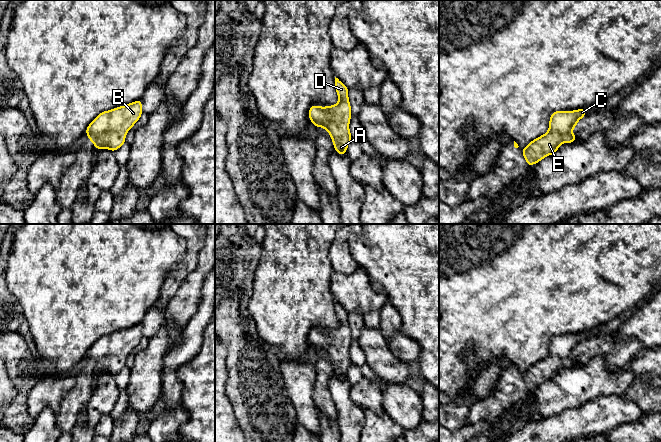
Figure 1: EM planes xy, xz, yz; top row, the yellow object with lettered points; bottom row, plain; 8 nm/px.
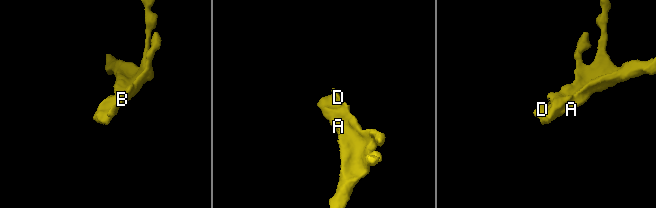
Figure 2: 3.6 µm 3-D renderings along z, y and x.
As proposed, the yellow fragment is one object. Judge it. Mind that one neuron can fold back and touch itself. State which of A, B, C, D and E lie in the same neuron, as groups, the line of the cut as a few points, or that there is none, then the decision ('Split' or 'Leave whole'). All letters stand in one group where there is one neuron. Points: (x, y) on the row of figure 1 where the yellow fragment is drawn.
Groups: A B C D E. No split. Leave whole

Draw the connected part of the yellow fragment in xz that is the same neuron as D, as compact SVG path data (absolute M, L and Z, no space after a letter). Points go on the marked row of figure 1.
M336 77L335 89L339 97L337 104L327 107L313 105L308 114L316 128L321 126L330 133L335 151L346 155L347 146L352 141L349 131L351 106L348 99L348 88Z

